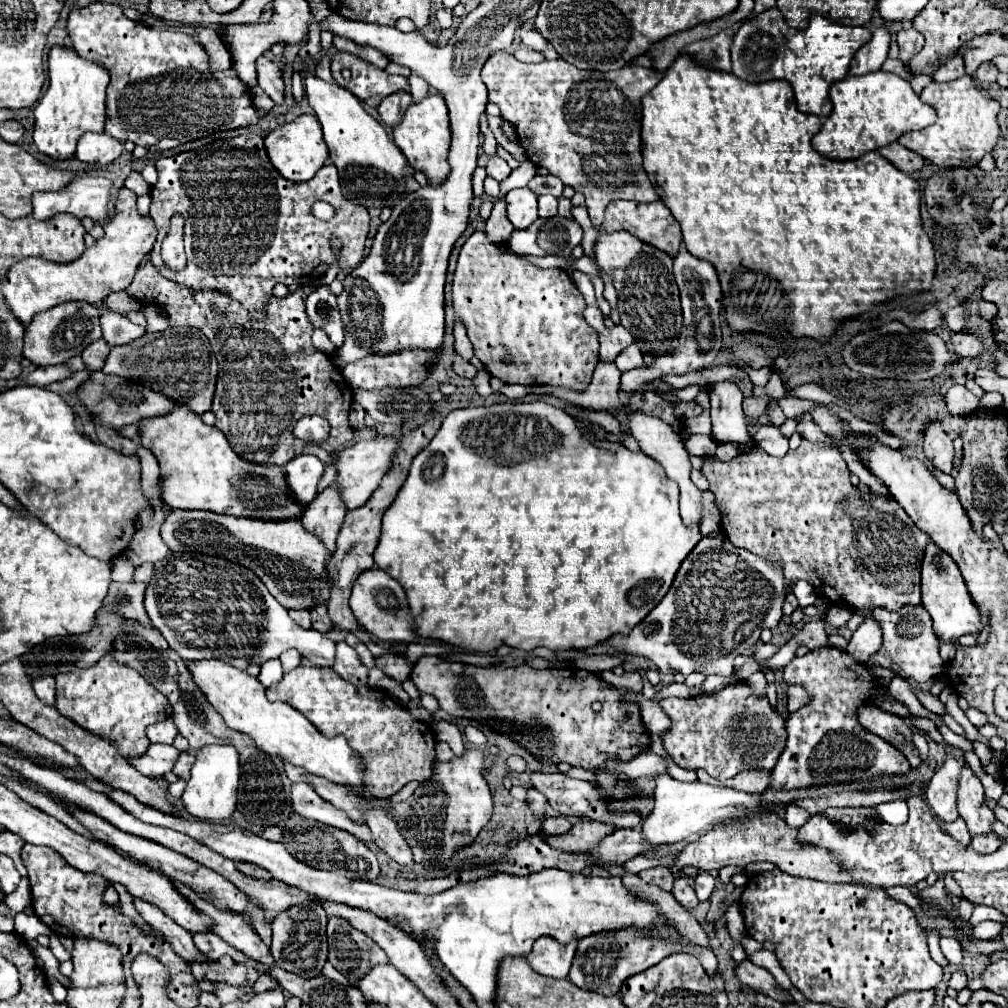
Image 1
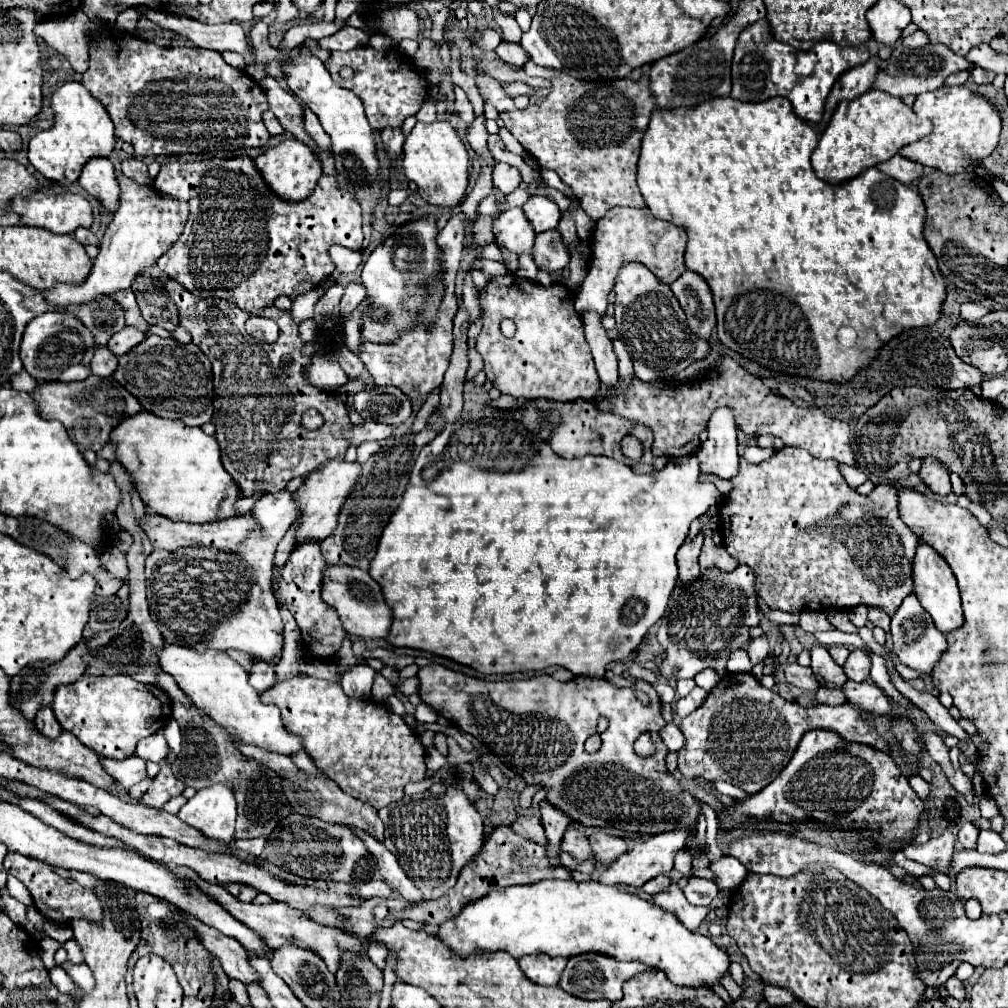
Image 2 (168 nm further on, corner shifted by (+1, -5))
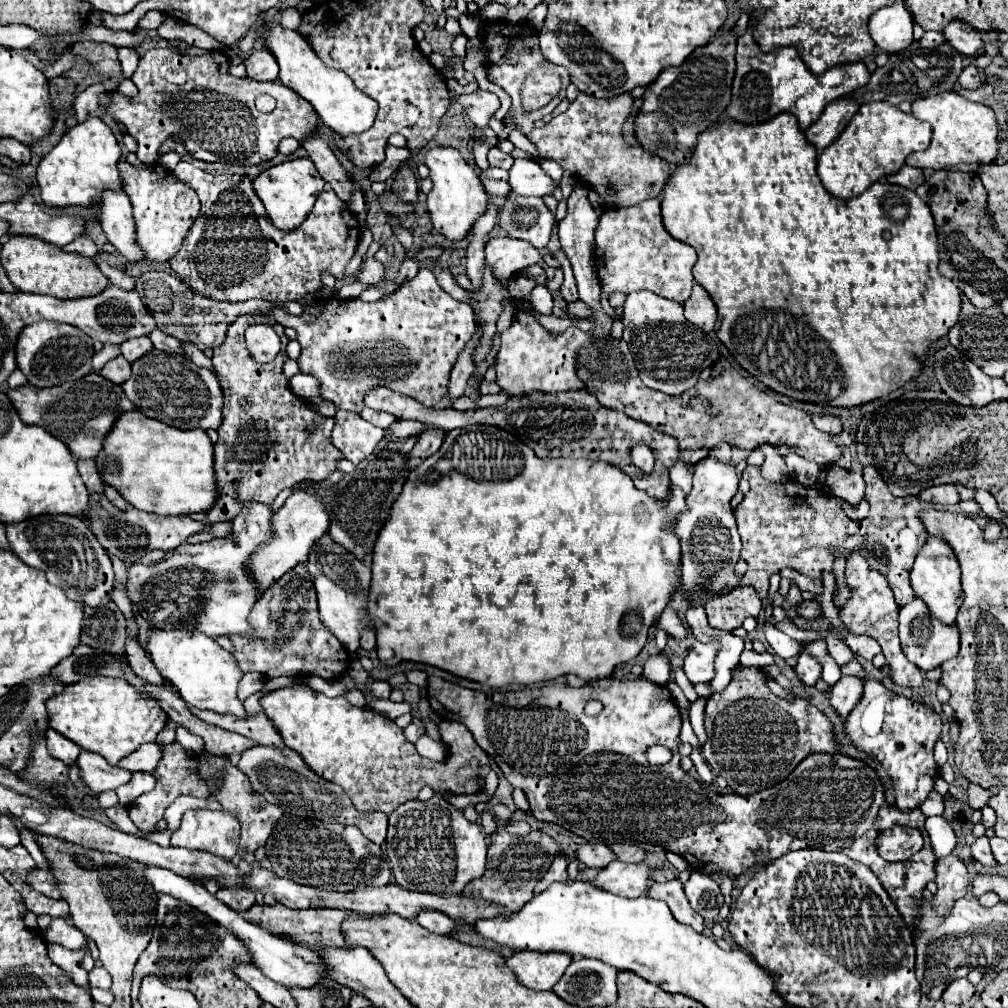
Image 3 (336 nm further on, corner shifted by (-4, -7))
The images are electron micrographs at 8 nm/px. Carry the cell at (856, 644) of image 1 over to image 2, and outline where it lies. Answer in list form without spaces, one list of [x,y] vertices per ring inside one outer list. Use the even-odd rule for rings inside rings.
[[[853,650],[843,666],[847,678],[855,682],[865,682],[869,678],[869,668],[871,668],[871,660],[869,654],[863,650]]]

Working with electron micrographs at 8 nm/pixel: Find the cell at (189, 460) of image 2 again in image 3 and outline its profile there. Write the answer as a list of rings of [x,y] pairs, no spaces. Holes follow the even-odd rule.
[[[126,412],[118,418],[110,436],[104,440],[102,454],[96,458],[98,468],[102,462],[102,480],[118,488],[126,502],[130,502],[138,510],[154,512],[158,516],[188,516],[196,512],[208,512],[218,498],[218,482],[214,472],[214,444],[210,442],[204,430],[180,430],[160,420],[152,420],[142,416],[140,412]]]

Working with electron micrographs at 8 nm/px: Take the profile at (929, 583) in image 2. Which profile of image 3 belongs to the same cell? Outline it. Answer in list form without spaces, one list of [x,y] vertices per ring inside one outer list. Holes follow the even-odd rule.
[[[928,538],[922,550],[916,556],[914,568],[910,572],[910,584],[918,598],[926,602],[930,612],[942,622],[942,624],[954,624],[956,614],[960,610],[962,602],[962,586],[960,586],[960,566],[954,556],[954,552],[948,548],[948,544],[942,538]]]

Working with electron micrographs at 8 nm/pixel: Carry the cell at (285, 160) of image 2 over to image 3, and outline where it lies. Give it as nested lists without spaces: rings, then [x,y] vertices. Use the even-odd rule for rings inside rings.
[[[296,158],[296,160],[282,162],[278,166],[264,170],[254,178],[254,190],[264,202],[268,218],[274,222],[274,226],[282,230],[294,230],[304,222],[304,218],[308,216],[308,212],[316,202],[316,196],[324,190],[324,186],[326,182],[318,174],[310,158]]]

